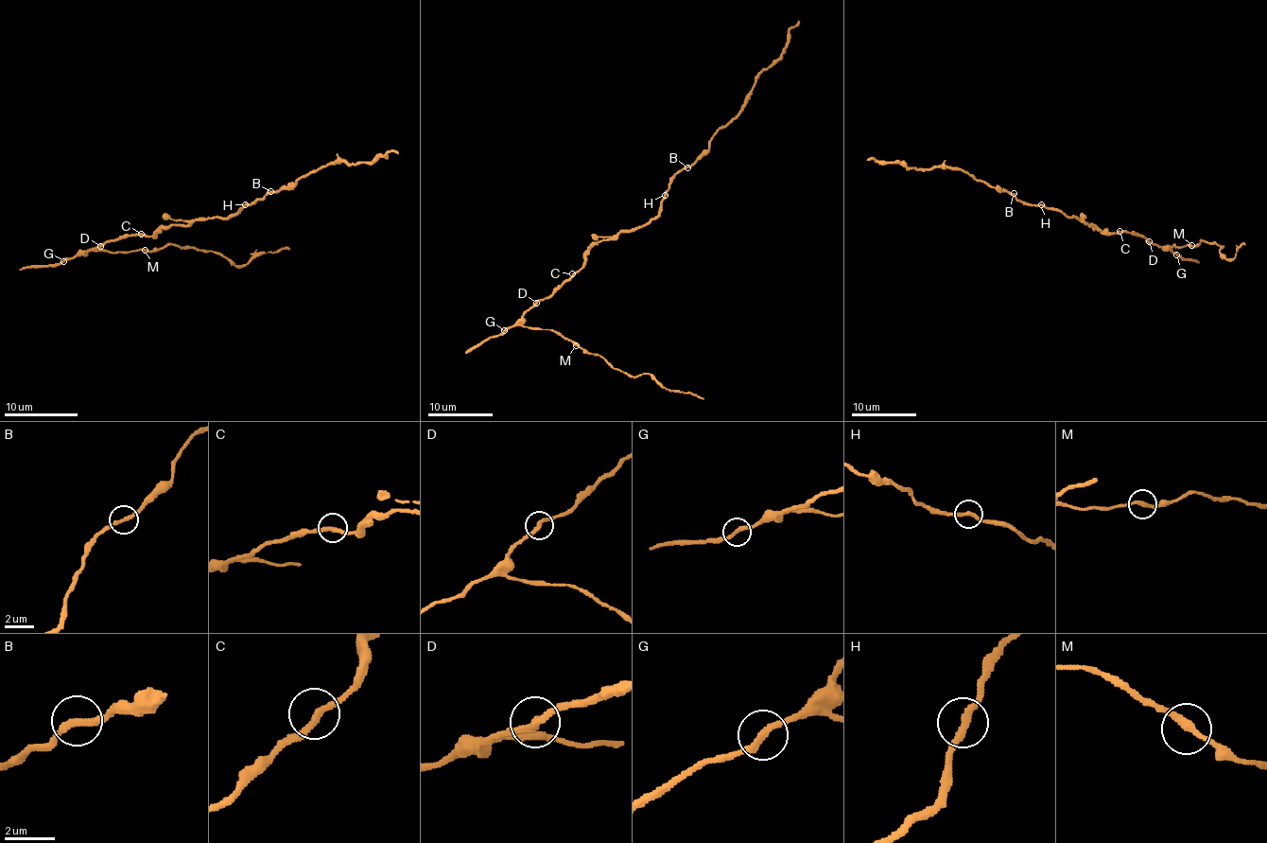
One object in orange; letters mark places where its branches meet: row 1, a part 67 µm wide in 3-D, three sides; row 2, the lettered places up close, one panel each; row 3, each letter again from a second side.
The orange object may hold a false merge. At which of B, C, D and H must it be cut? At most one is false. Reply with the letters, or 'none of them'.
none of them

